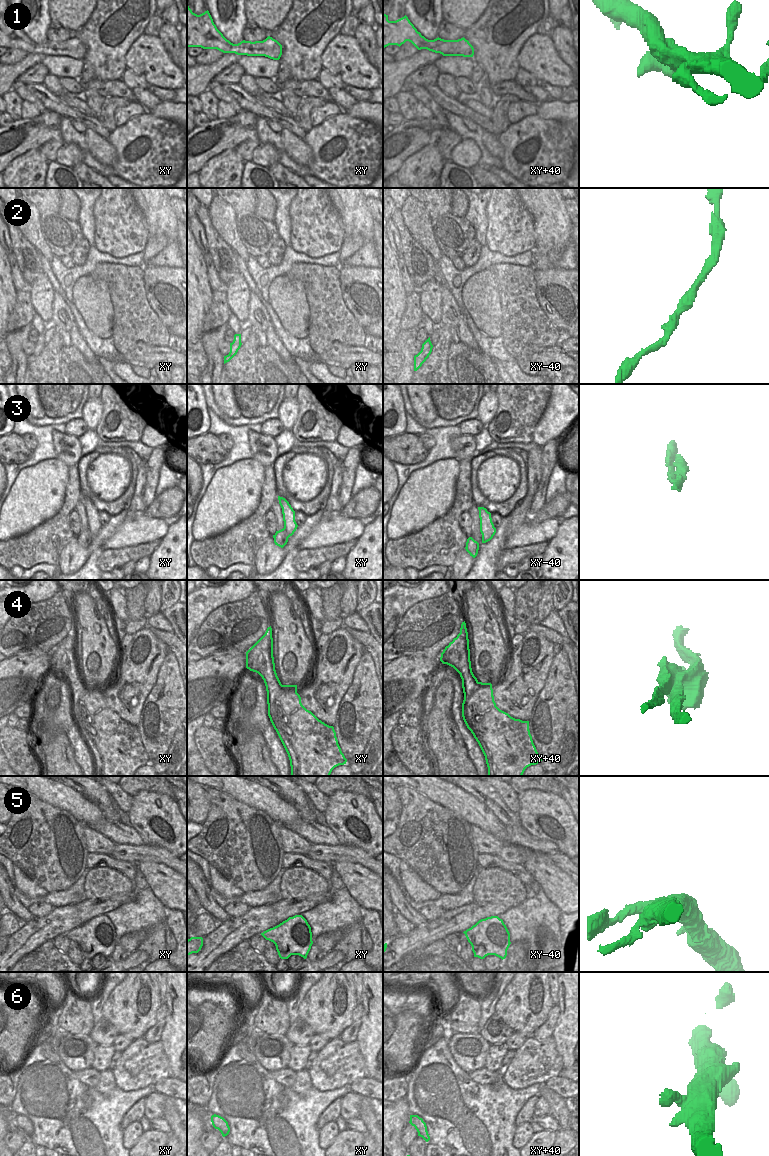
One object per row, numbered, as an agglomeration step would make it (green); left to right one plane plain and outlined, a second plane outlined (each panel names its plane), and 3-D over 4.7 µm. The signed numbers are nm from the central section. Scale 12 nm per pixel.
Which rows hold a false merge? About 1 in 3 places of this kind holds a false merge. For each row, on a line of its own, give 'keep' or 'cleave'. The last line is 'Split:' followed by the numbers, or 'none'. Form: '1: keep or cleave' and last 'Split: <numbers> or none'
1: keep
2: keep
3: cleave
4: cleave
5: keep
6: keep
Split: 3, 4

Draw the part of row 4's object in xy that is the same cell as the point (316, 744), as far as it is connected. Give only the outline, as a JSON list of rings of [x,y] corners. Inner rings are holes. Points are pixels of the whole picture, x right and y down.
[[[283,685],[281,691],[276,705],[280,714],[289,718],[287,725],[293,730],[292,745],[300,762],[300,776],[330,776],[335,767],[347,762],[338,744],[334,727],[319,720],[302,705],[297,685]]]

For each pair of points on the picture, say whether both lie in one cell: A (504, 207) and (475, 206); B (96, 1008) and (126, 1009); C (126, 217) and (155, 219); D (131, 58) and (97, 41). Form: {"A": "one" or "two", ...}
{"A": "two", "B": "two", "C": "two", "D": "two"}

